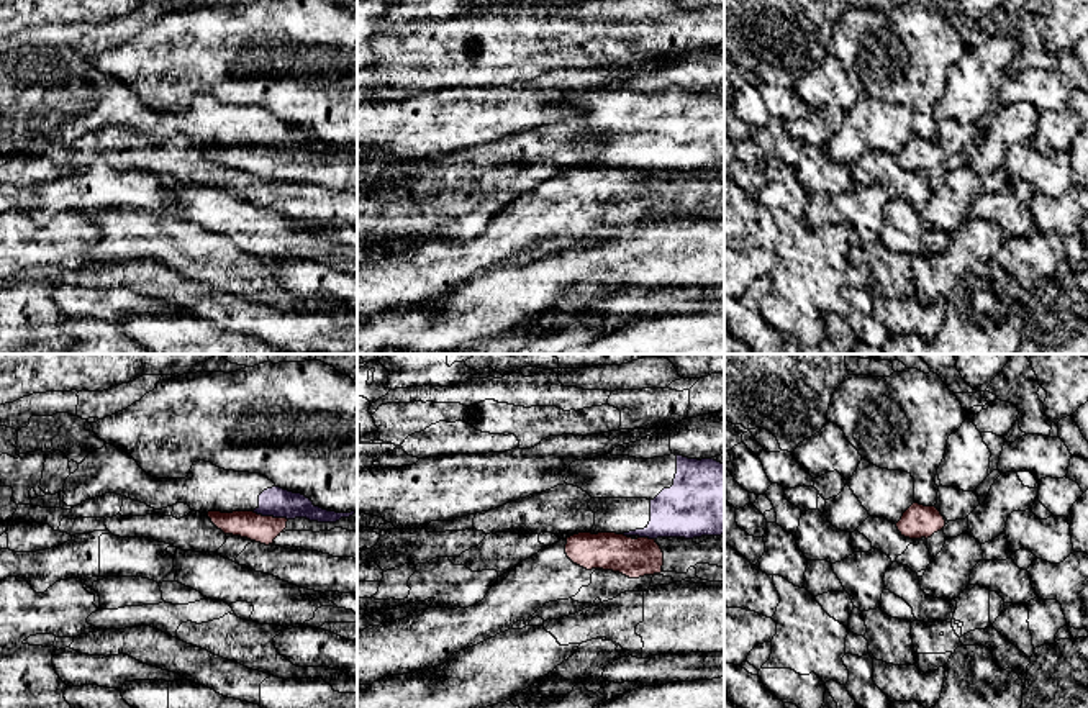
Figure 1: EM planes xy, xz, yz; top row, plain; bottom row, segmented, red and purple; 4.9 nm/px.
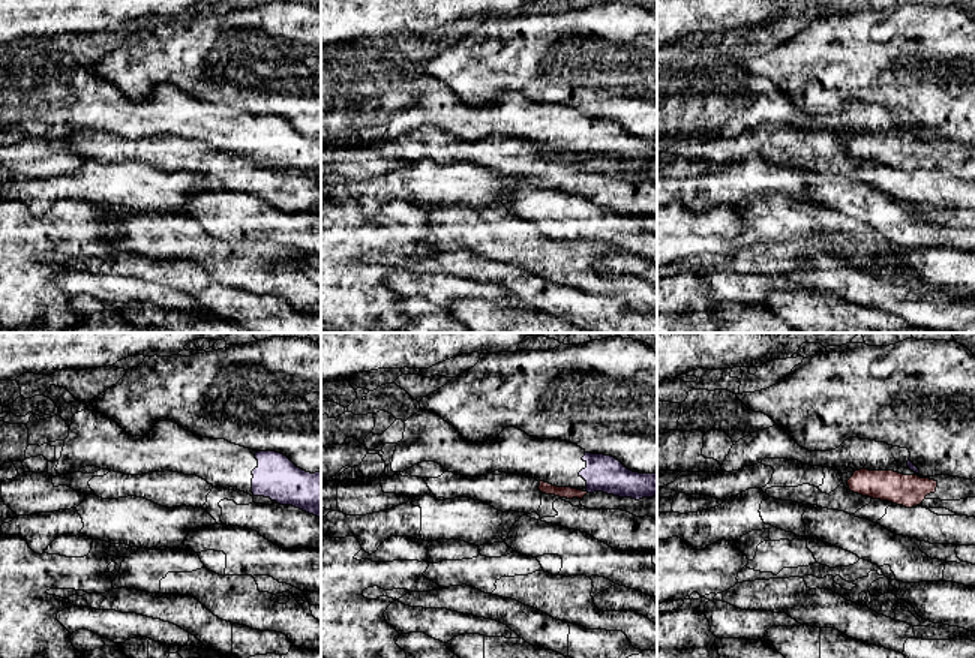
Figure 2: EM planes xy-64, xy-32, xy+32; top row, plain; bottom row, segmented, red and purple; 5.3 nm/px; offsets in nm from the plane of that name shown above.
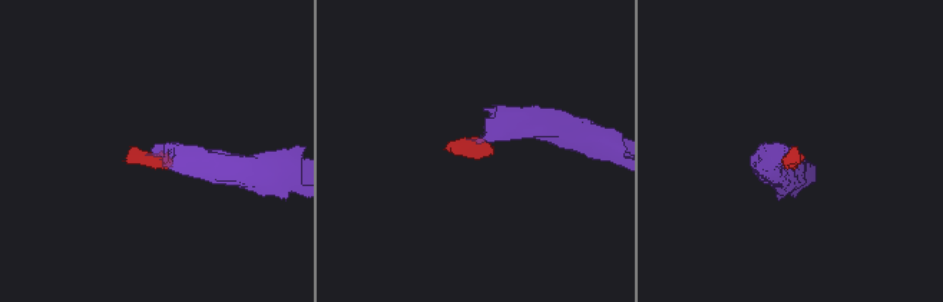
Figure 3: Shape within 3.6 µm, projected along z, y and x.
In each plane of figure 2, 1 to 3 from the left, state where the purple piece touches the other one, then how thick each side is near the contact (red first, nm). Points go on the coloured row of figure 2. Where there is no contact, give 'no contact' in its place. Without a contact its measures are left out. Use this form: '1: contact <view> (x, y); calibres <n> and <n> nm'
1: no contact
2: no contact
3: no contact

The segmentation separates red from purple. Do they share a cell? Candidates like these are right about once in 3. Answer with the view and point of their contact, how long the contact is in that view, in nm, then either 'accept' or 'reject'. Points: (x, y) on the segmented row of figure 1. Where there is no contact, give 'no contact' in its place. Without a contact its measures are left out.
xy (271, 517) | 180 nm | reject

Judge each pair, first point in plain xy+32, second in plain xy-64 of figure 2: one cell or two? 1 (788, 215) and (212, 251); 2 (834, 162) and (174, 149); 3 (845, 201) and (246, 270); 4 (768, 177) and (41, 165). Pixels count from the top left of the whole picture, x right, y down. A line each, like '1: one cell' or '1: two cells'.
1: one cell
2: one cell
3: two cells
4: two cells

